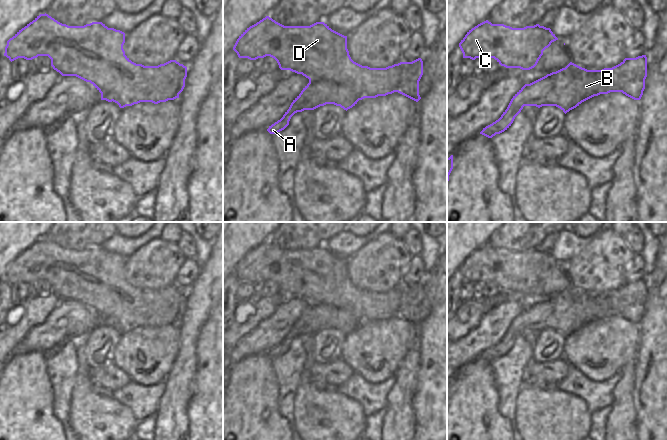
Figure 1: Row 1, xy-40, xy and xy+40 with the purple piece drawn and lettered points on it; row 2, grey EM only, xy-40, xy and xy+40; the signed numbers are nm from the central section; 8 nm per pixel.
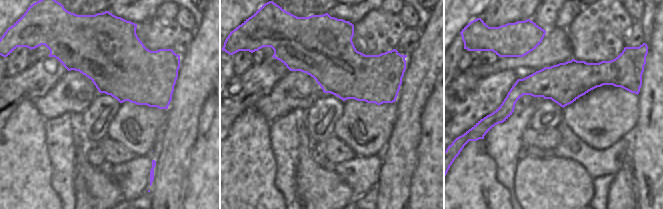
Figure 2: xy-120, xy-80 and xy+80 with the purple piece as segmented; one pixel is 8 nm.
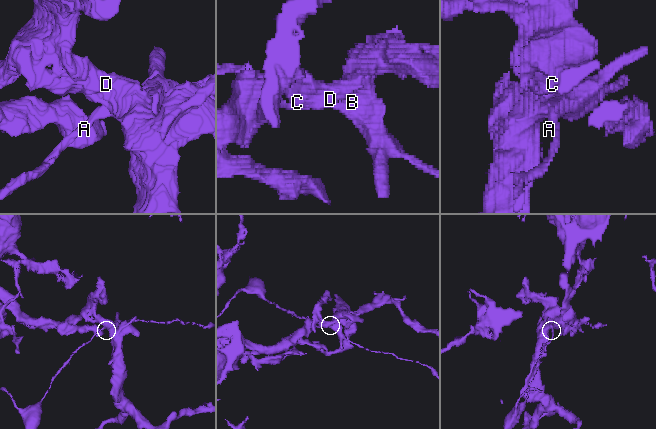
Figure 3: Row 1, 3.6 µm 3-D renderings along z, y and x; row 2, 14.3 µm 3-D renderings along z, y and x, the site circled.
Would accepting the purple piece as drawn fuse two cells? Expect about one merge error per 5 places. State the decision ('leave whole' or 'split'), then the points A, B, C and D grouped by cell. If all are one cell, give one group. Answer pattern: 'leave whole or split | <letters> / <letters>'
split | A B / C D

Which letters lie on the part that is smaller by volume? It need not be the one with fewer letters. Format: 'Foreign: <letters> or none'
Foreign: A, B

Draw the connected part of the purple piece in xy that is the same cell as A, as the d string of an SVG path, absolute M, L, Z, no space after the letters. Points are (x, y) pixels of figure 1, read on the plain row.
M309 304L309 307L293 324L283 341L269 350L267 355L270 358L276 358L284 354L289 349L291 341L297 336L314 334L326 328L334 328L347 335L358 325L357 317L346 310L328 304Z

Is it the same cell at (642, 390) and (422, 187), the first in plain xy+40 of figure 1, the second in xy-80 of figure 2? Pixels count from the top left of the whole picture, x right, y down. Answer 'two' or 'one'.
one

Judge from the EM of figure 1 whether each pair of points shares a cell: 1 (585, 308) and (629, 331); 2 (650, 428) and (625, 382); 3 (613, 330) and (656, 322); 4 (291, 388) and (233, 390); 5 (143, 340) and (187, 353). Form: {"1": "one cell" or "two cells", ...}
{"1": "one cell", "2": "two cells", "3": "two cells", "4": "two cells", "5": "two cells"}

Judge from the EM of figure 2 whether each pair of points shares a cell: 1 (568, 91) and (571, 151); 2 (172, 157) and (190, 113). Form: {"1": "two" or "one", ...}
{"1": "two", "2": "one"}

